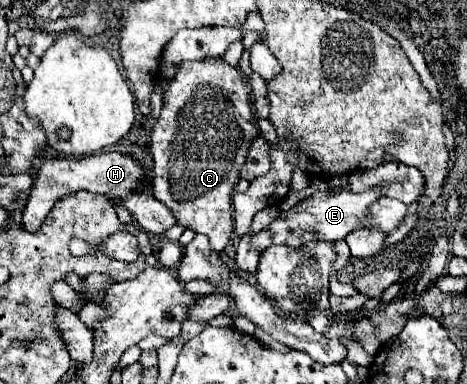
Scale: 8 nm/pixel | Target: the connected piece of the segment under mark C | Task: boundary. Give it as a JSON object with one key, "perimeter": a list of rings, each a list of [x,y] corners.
{"perimeter":[[[205,56],[175,66],[175,76],[167,82],[163,108],[151,132],[151,192],[175,212],[177,224],[205,234],[217,252],[223,252],[231,238],[231,198],[257,134],[251,88],[239,66],[227,64],[221,56]]]}

